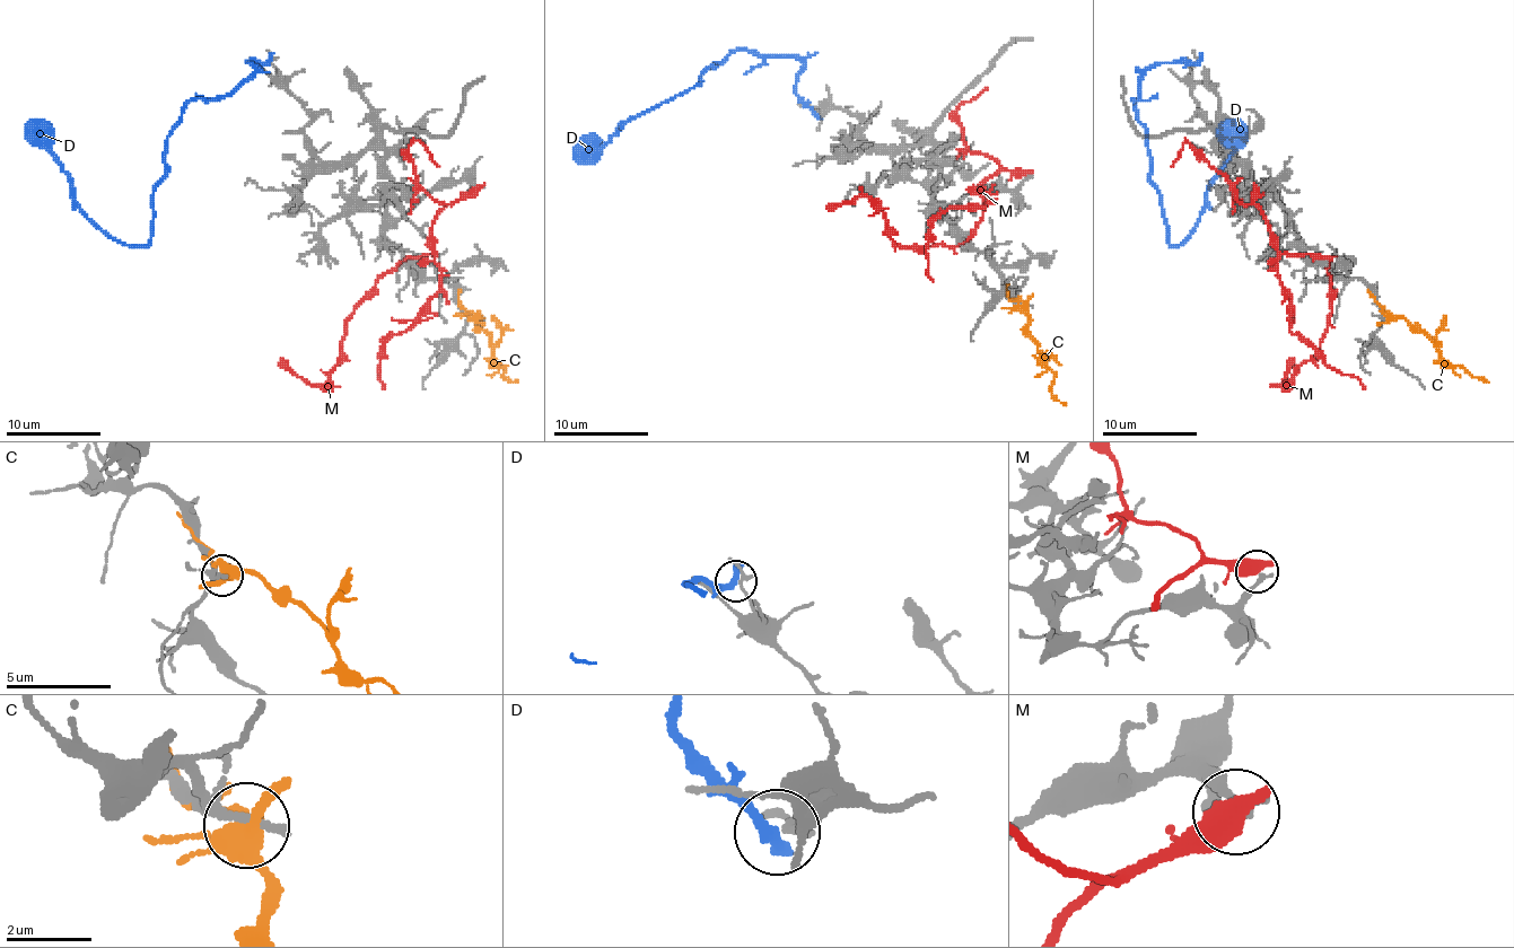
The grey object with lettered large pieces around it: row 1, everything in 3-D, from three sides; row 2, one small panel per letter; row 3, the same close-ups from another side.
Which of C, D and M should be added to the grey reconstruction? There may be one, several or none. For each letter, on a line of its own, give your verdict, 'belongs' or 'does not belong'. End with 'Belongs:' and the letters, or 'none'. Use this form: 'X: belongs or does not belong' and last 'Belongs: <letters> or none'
C: does not belong
D: does not belong
M: does not belong
Belongs: none

